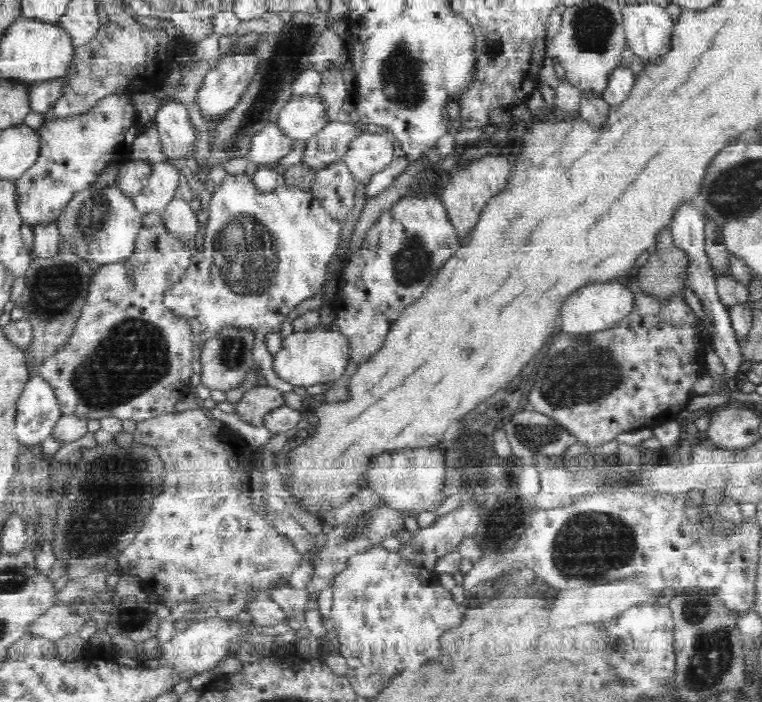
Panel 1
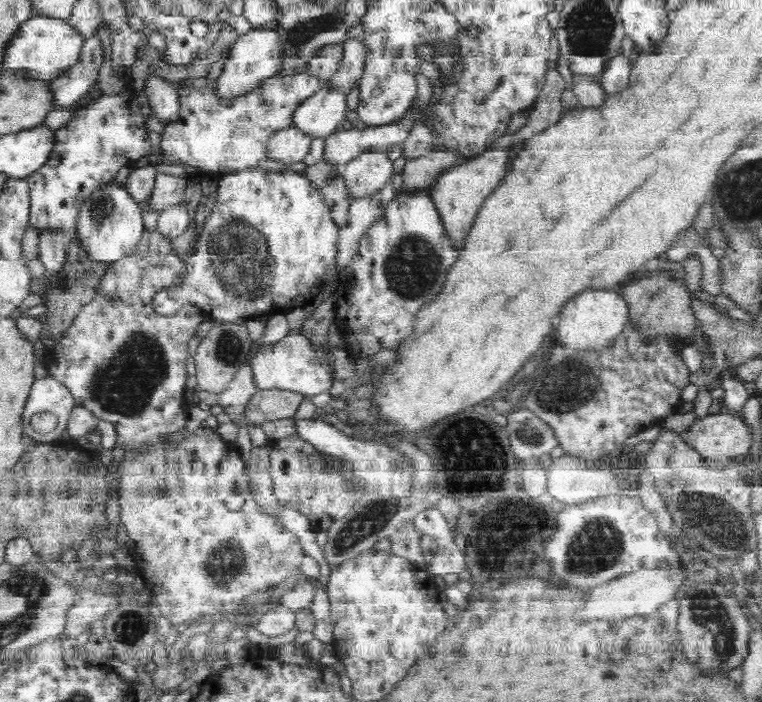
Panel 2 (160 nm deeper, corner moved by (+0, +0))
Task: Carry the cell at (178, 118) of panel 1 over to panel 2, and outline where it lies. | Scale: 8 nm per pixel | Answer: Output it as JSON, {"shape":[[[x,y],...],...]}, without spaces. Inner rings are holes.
{"shape":[[[150,77],[144,93],[148,96],[149,106],[156,120],[164,126],[172,126],[179,121],[181,96],[177,84],[160,77]]]}

